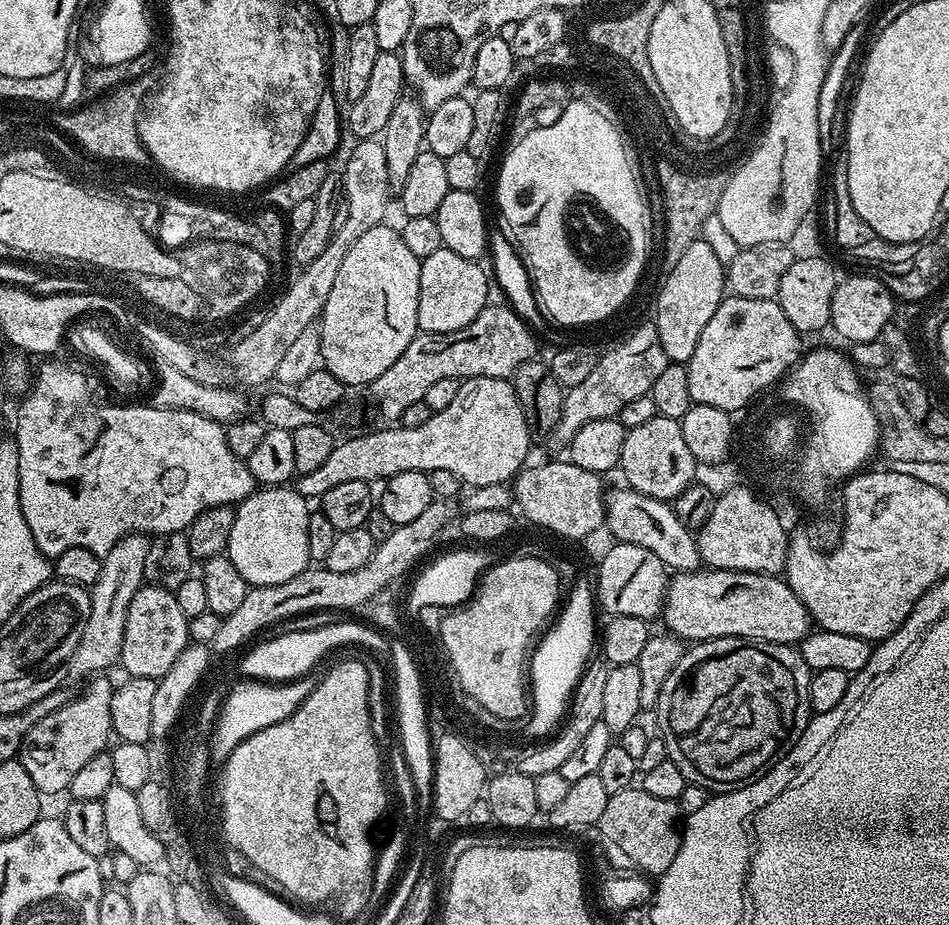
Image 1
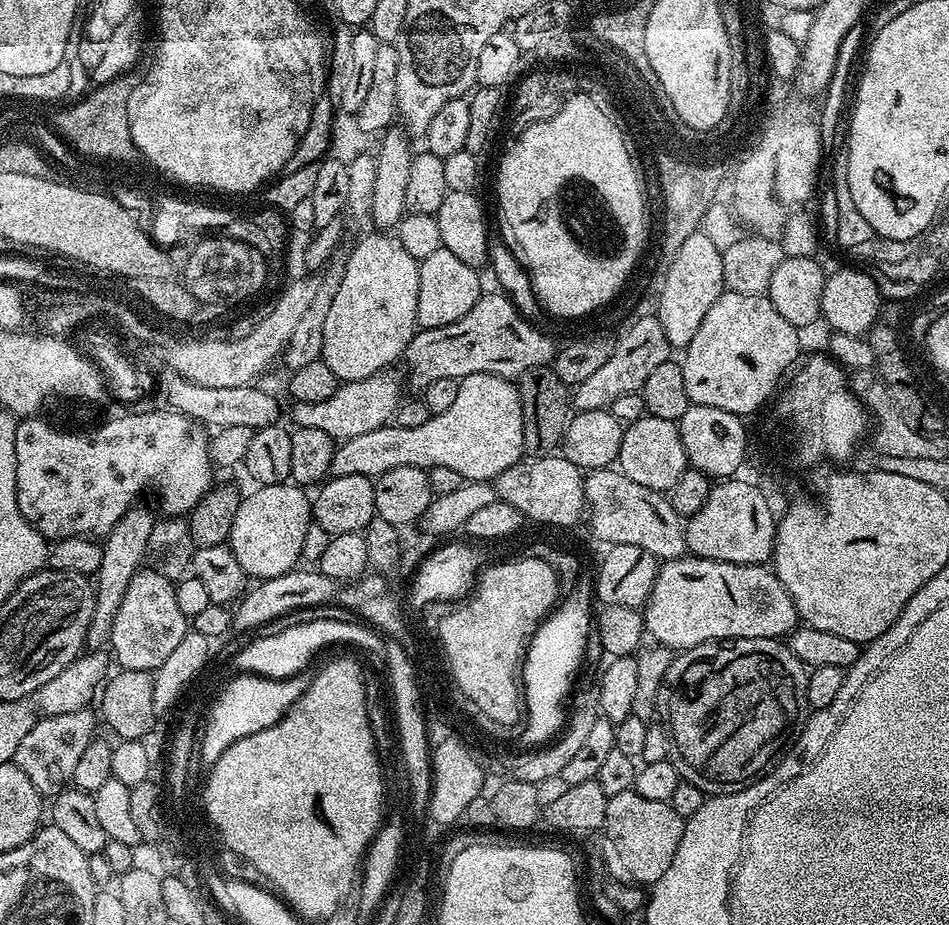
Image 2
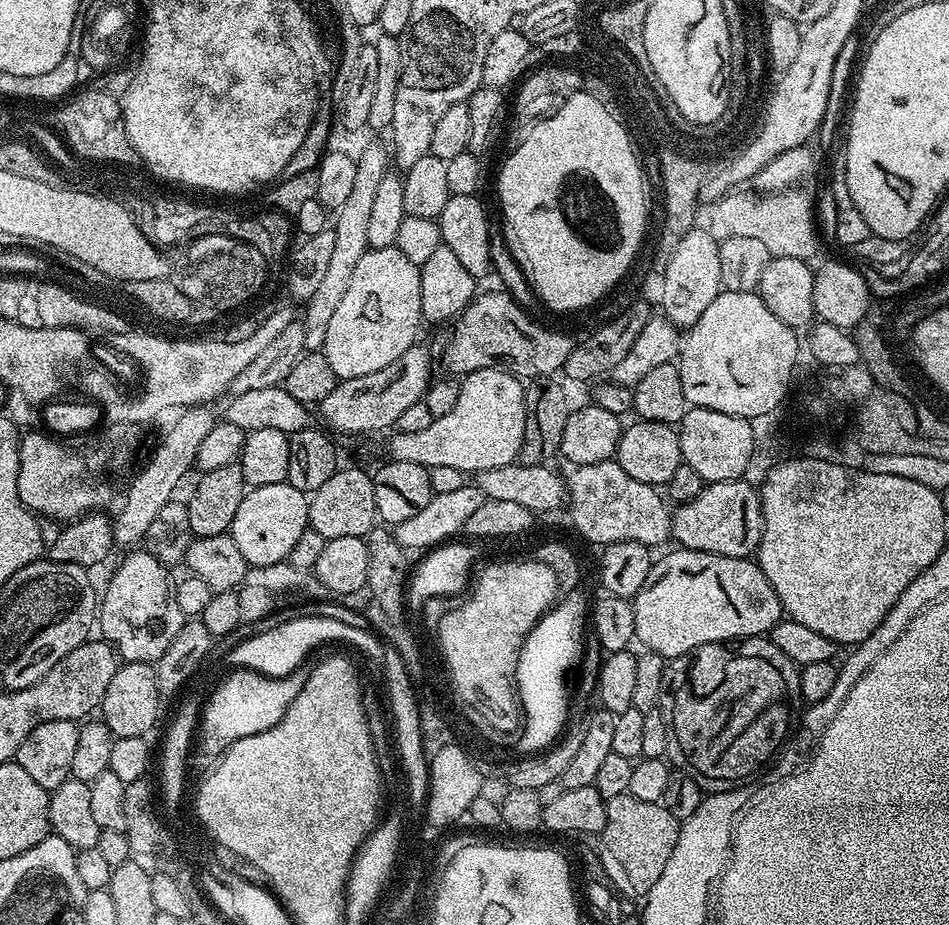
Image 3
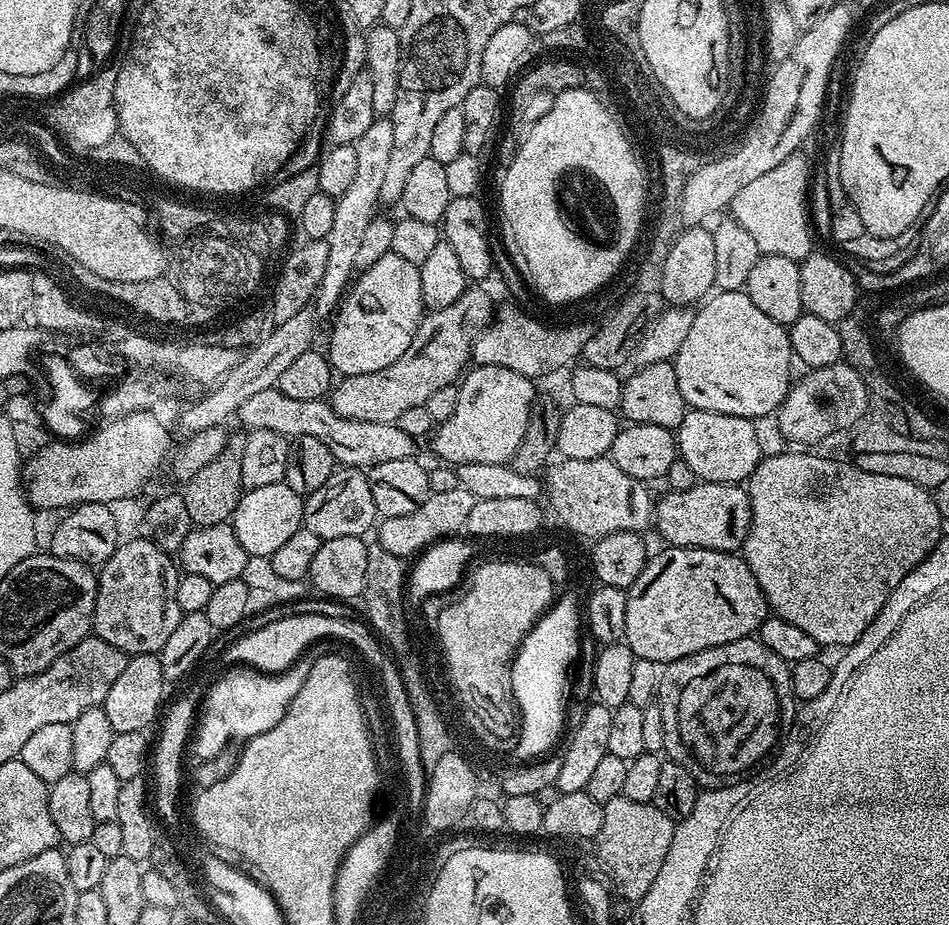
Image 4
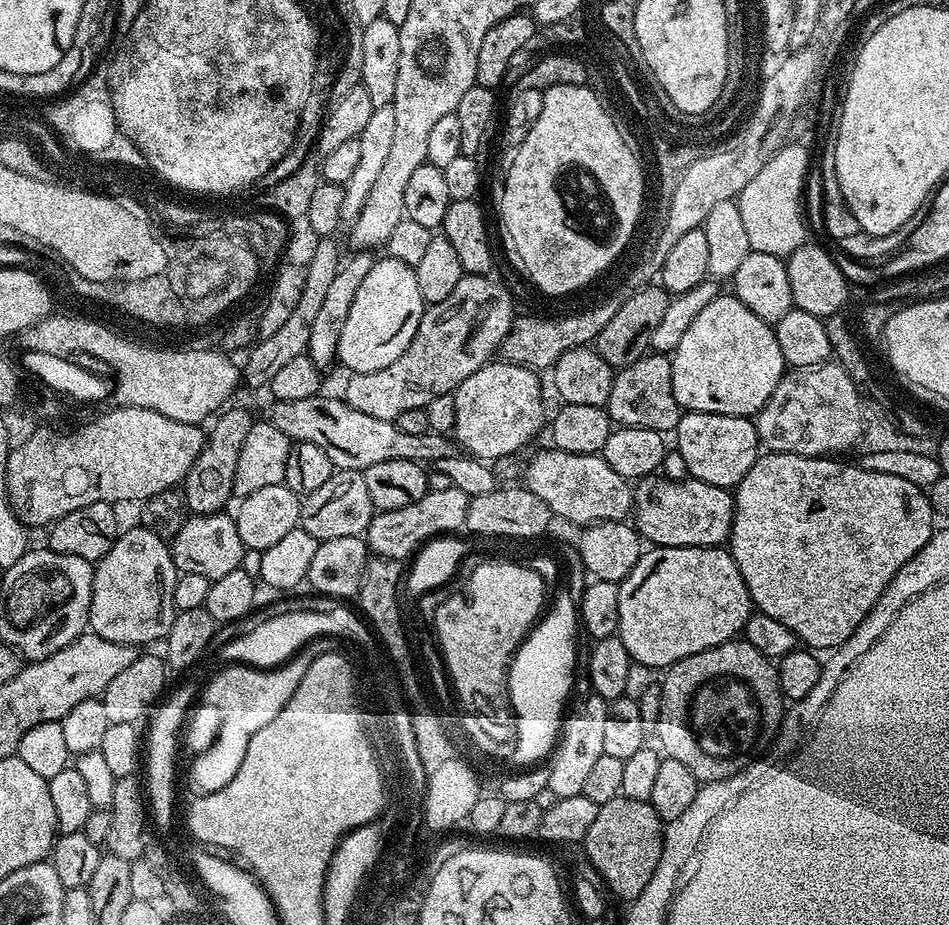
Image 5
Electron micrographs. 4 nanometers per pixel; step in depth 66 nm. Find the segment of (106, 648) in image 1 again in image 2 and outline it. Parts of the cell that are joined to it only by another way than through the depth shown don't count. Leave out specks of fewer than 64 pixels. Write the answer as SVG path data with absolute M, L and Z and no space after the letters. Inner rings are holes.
M140 507L129 508L128 513L109 530L103 541L102 566L94 577L96 609L94 618L90 622L86 641L89 649L100 650L109 643L114 614L118 614L118 608L122 603L123 595L126 594L127 587L130 586L131 579L141 570L148 555L148 543L150 542L150 530L154 523L154 515L152 516L150 509Z

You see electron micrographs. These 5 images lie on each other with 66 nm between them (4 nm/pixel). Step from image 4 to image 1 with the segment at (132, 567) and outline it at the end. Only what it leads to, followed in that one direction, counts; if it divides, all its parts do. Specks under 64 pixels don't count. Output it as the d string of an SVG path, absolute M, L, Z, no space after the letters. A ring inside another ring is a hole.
M143 585L127 610L119 665L123 666L130 678L160 679L190 642L188 621L189 617L179 609L178 600L171 589Z

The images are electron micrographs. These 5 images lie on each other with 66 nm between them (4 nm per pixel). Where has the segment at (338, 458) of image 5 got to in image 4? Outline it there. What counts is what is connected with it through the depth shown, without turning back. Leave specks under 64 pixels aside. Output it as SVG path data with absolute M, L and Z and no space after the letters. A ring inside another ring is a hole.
M277 387L270 390L262 390L254 394L246 402L242 402L238 413L238 420L245 424L248 430L274 430L274 434L282 434L289 438L318 438L326 447L330 454L334 454L337 465L346 468L358 468L367 470L378 466L382 462L398 462L399 460L410 460L417 455L417 440L410 434L405 434L403 430L398 430L396 423L387 424L386 422L358 422L350 418L342 418L332 409L331 403L327 399L311 400L301 402L298 398L286 398Z

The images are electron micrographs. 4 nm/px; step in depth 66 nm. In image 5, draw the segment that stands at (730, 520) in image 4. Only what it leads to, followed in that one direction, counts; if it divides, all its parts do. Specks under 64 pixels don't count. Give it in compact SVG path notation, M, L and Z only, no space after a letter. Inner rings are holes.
M660 474L644 477L635 481L632 494L634 527L649 545L661 548L710 548L720 546L732 533L732 519L736 513L736 501L727 488L710 486L701 480L669 480Z

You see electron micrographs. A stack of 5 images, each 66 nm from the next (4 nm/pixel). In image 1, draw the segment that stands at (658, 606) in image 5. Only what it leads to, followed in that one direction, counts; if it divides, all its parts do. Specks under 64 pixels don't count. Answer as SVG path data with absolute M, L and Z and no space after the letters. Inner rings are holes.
M707 566L694 572L675 573L669 579L663 620L668 627L665 629L685 642L741 636L744 640L796 646L814 628L806 606L802 606L787 579L763 576L760 572L735 572Z

